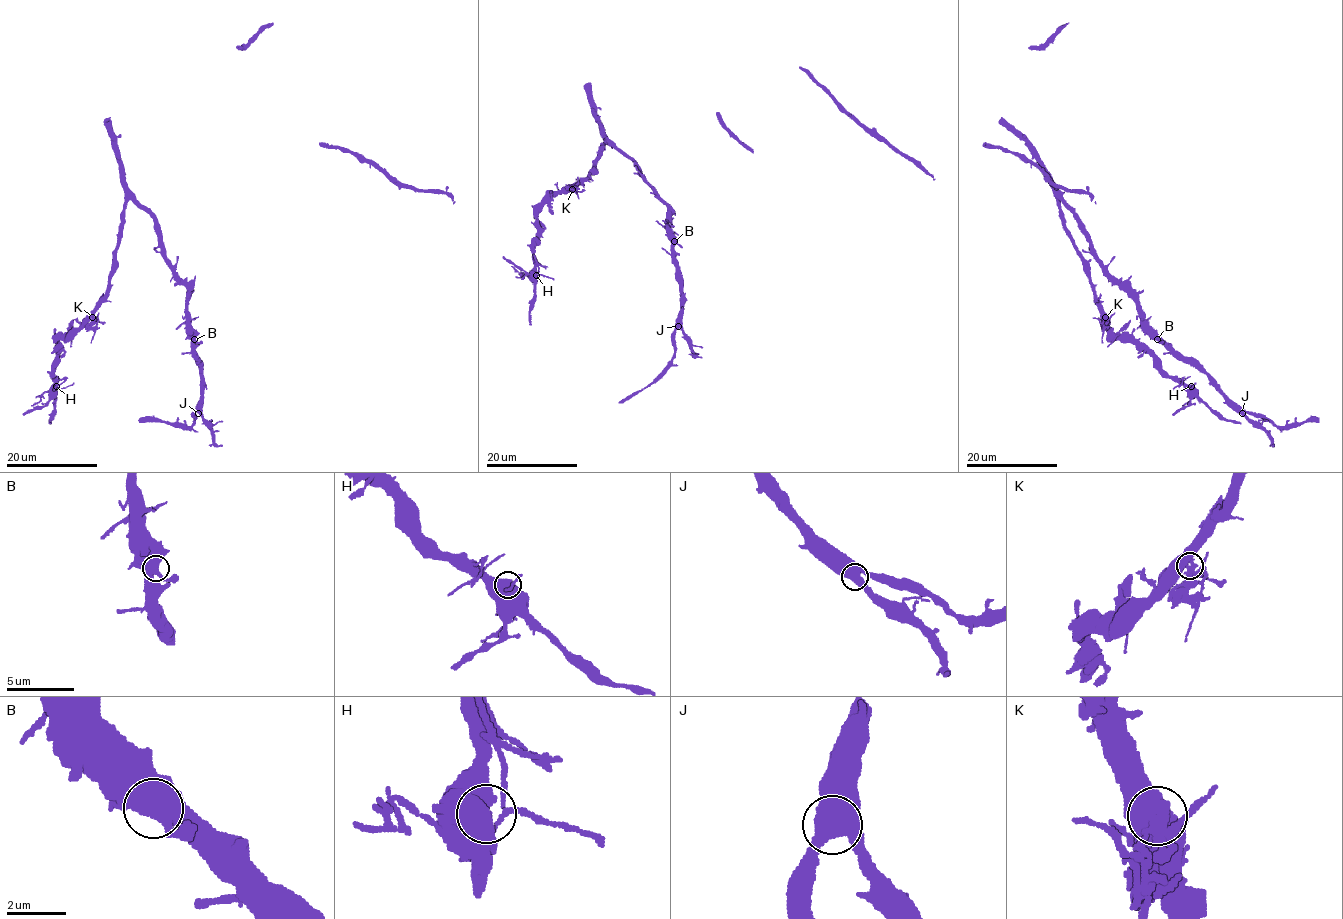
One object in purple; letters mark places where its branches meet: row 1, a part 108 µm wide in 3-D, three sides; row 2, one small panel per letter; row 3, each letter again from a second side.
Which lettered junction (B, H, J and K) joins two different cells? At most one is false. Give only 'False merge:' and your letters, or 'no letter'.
False merge: K

